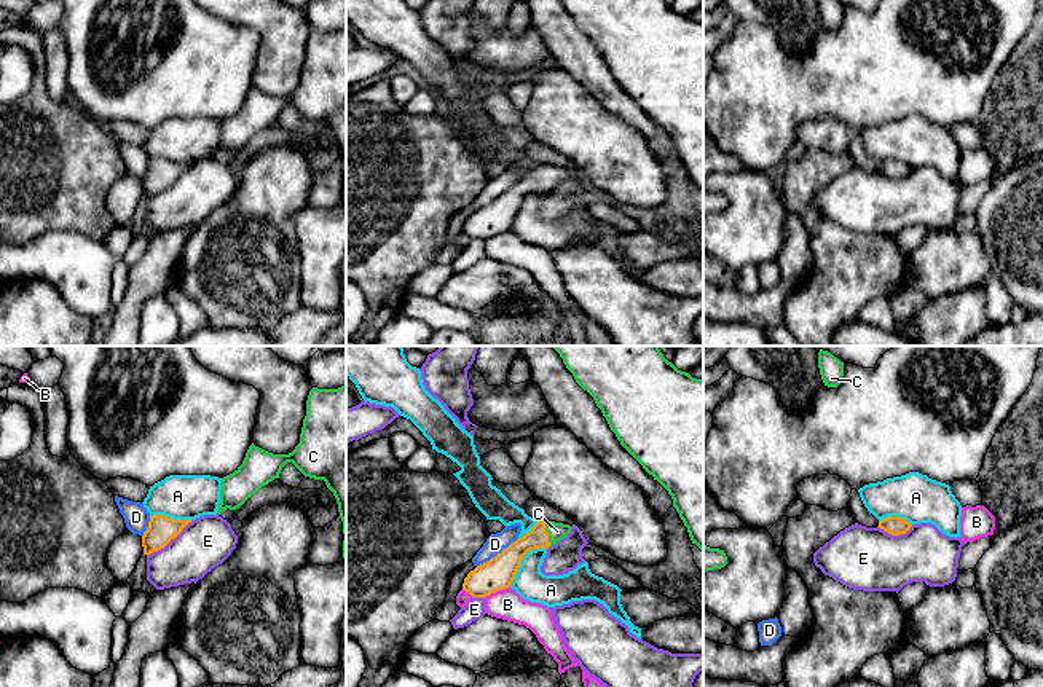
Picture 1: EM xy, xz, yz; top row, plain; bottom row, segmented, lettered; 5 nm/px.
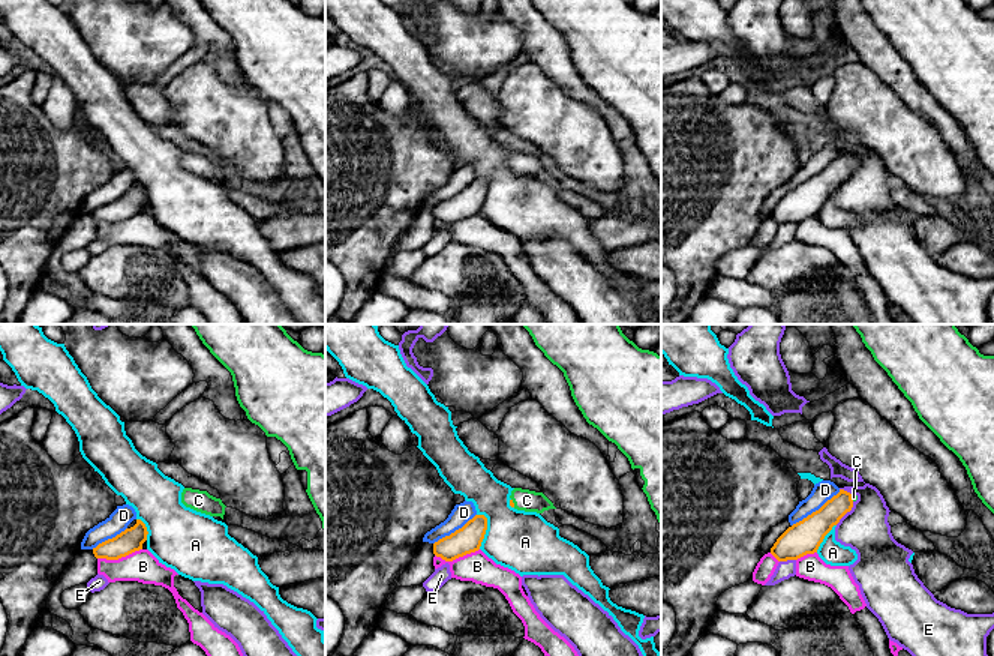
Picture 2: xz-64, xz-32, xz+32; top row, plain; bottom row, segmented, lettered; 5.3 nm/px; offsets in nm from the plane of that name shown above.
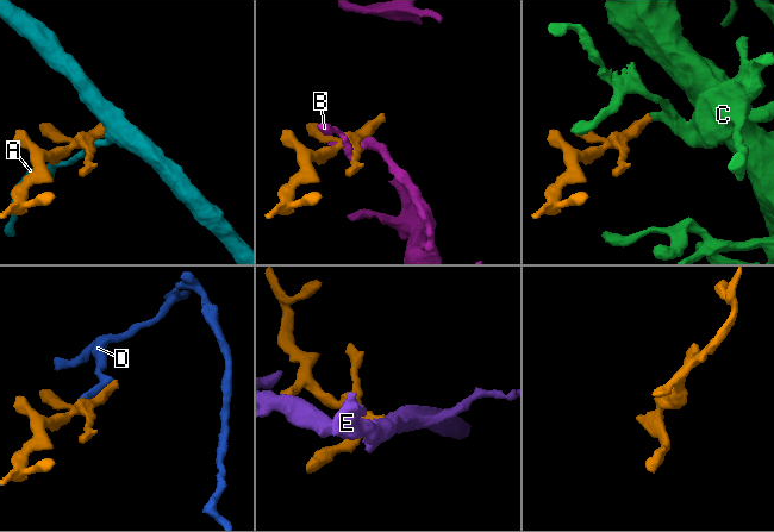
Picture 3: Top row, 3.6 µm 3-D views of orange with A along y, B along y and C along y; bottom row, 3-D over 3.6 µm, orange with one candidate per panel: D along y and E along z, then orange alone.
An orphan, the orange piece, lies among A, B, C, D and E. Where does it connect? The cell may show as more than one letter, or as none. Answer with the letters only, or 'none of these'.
C

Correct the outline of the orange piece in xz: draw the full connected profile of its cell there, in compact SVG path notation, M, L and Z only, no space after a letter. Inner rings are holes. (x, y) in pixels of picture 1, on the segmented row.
M537 521L525 536L512 542L490 561L467 574L462 590L472 598L486 598L512 585L523 556L536 548L549 548L571 532L569 524Z

